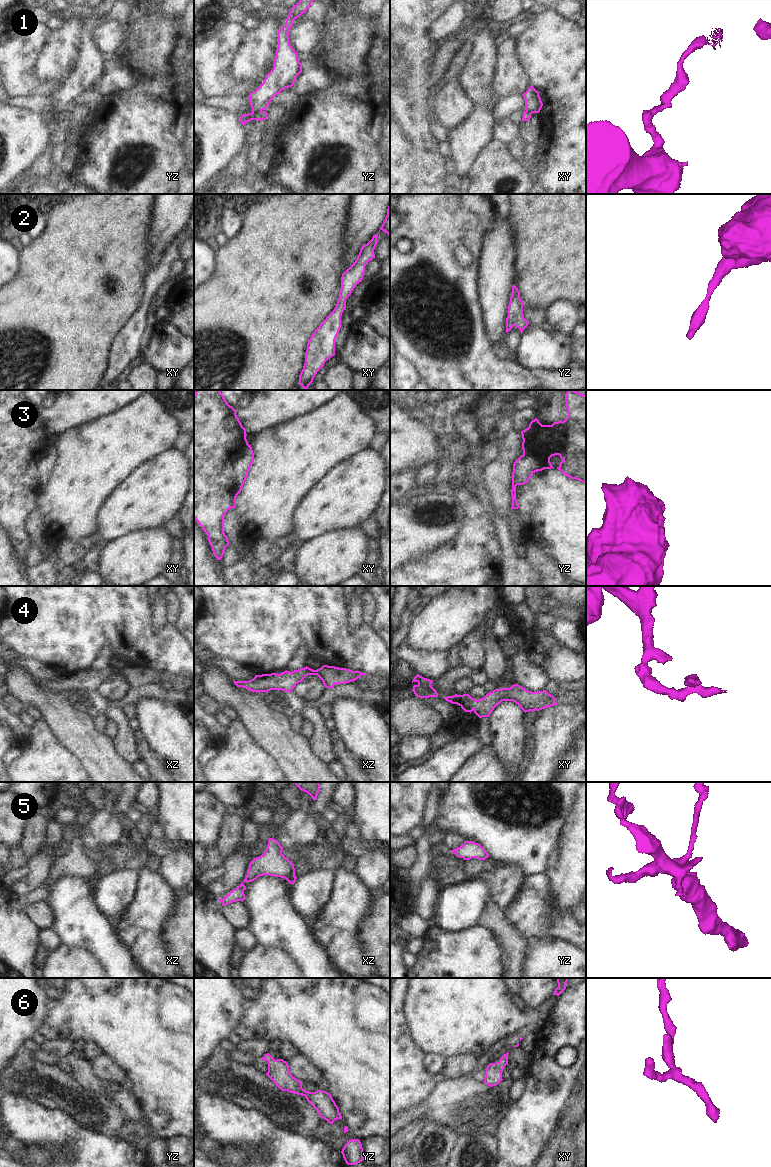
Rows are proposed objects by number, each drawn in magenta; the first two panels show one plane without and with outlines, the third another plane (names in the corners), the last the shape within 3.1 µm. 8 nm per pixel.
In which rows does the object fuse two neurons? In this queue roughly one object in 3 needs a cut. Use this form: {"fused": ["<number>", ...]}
{"fused": ["1", "3"]}

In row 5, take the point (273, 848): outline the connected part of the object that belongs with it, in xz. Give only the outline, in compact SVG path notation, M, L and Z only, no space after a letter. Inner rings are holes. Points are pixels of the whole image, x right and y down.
M269 838L265 852L250 862L244 881L223 899L218 899L222 905L226 906L236 901L243 901L246 888L243 883L252 882L263 875L281 877L290 884L294 884L297 879L294 864L282 854L282 851L283 847L280 843L276 839Z

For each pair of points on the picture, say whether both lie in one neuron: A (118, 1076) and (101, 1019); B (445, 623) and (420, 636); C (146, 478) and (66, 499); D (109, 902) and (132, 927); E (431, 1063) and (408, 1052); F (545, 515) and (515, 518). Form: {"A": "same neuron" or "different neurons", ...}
{"A": "different neurons", "B": "same neuron", "C": "different neurons", "D": "different neurons", "E": "different neurons", "F": "different neurons"}

